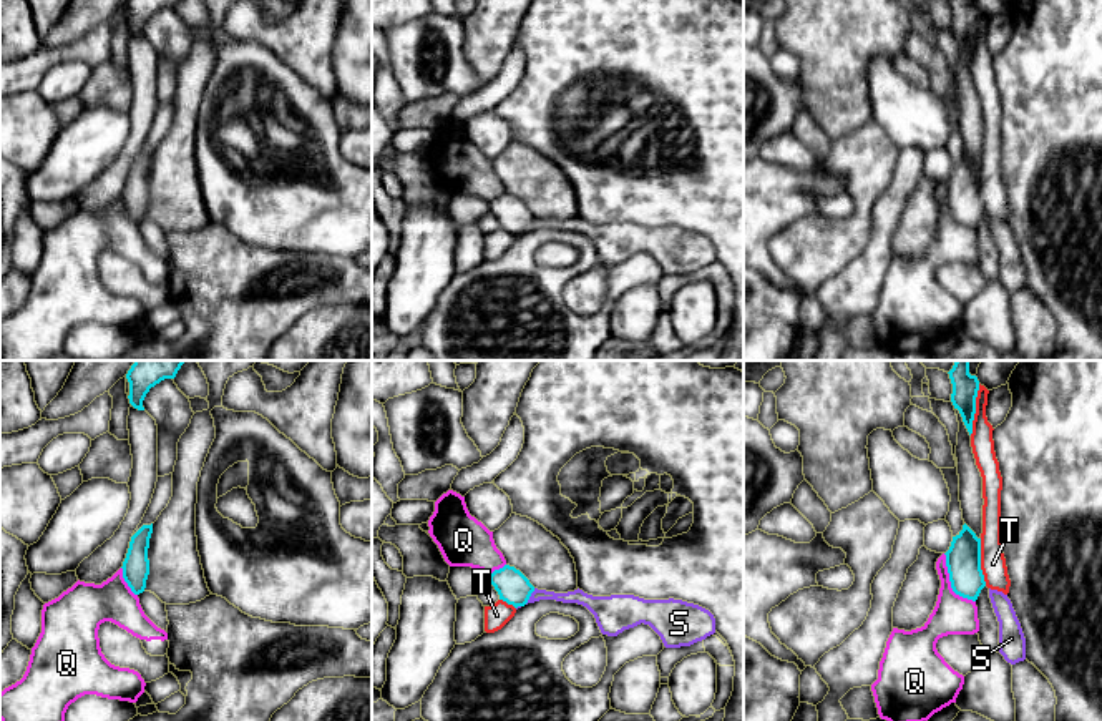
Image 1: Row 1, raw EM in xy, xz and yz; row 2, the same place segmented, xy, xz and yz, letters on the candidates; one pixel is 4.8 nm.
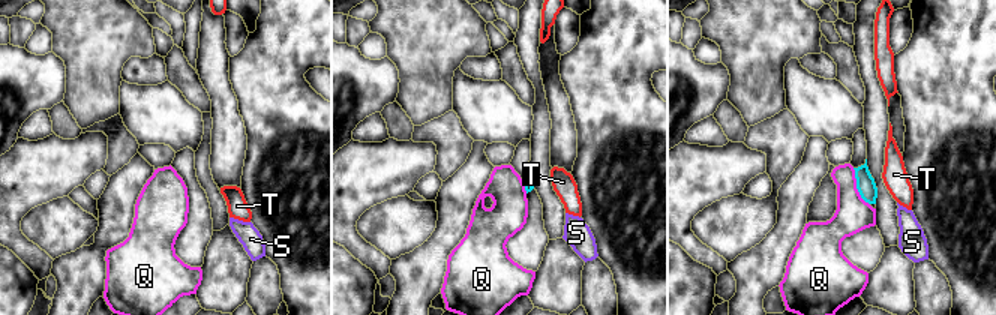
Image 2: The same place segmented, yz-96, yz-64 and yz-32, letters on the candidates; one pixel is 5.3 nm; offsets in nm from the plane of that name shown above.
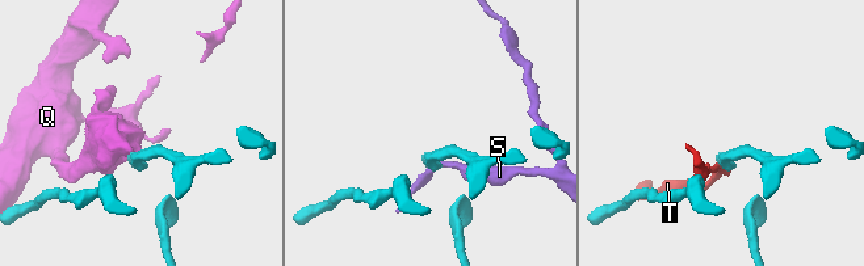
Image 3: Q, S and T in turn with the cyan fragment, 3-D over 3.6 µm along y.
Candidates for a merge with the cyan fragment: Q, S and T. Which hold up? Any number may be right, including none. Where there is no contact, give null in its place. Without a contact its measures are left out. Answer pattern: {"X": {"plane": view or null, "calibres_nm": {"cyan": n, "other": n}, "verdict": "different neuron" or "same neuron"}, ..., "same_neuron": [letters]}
{"Q": {"plane": "yz", "calibres_nm": {"cyan": 170, "other": 190}, "verdict": "different neuron"}, "S": {"plane": "xz", "calibres_nm": {"cyan": 160, "other": 70}, "verdict": "different neuron"}, "T": {"plane": "yz", "calibres_nm": {"cyan": 130, "other": 110}, "verdict": "different neuron"}, "same_neuron": []}

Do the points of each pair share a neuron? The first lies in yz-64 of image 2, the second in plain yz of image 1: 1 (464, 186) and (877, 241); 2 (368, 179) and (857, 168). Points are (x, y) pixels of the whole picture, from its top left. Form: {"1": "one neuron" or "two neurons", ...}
{"1": "one neuron", "2": "two neurons"}

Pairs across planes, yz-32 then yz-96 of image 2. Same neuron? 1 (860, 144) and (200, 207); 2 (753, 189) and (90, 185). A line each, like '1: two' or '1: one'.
1: one
2: one

